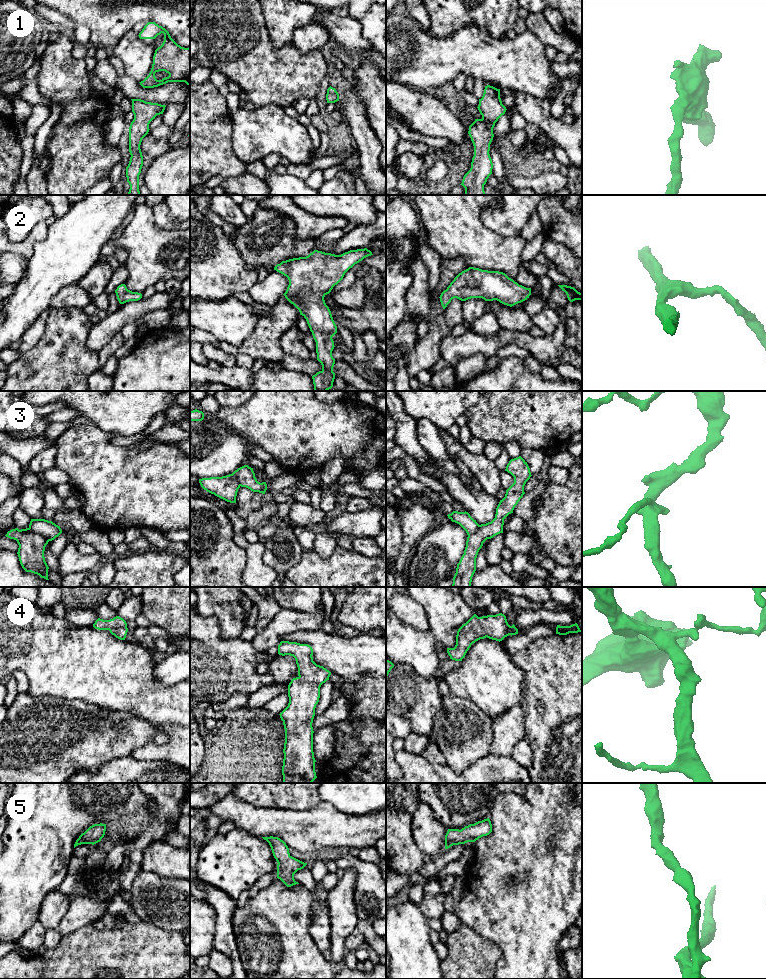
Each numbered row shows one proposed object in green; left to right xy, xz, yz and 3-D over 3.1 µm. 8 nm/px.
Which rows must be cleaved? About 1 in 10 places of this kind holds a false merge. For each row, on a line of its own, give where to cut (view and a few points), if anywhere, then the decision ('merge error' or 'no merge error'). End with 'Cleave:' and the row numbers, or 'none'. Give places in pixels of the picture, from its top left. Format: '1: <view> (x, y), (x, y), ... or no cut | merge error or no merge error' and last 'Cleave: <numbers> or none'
1: no cut | no merge error
2: no cut | no merge error
3: xy (28, 528), (39, 533), (48, 541) | merge error
4: no cut | no merge error
5: no cut | no merge error
Cleave: 3

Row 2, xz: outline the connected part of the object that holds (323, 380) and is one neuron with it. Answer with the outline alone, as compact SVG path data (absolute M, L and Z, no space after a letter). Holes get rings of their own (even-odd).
M367 248L341 255L314 250L306 257L282 261L274 267L288 278L289 285L283 295L306 319L316 342L317 360L322 370L312 376L314 391L328 391L335 379L332 337L337 333L337 326L324 297L350 268L371 255Z

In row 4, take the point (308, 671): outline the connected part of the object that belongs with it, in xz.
M281 641L278 654L293 656L298 667L298 676L288 685L288 706L279 714L285 729L283 783L312 783L317 778L312 723L320 687L331 672L313 661L308 644Z

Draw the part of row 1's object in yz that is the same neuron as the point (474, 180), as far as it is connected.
M490 85L485 86L477 108L482 118L475 119L469 126L468 134L474 146L474 156L471 168L464 175L461 183L465 188L465 195L485 195L484 185L493 169L489 154L490 144L494 137L493 128L507 110L502 104L500 89Z

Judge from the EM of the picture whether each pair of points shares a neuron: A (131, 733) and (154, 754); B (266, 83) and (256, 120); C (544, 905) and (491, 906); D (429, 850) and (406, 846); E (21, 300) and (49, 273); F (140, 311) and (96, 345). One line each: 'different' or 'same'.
A: different
B: different
C: same
D: different
E: same
F: same

